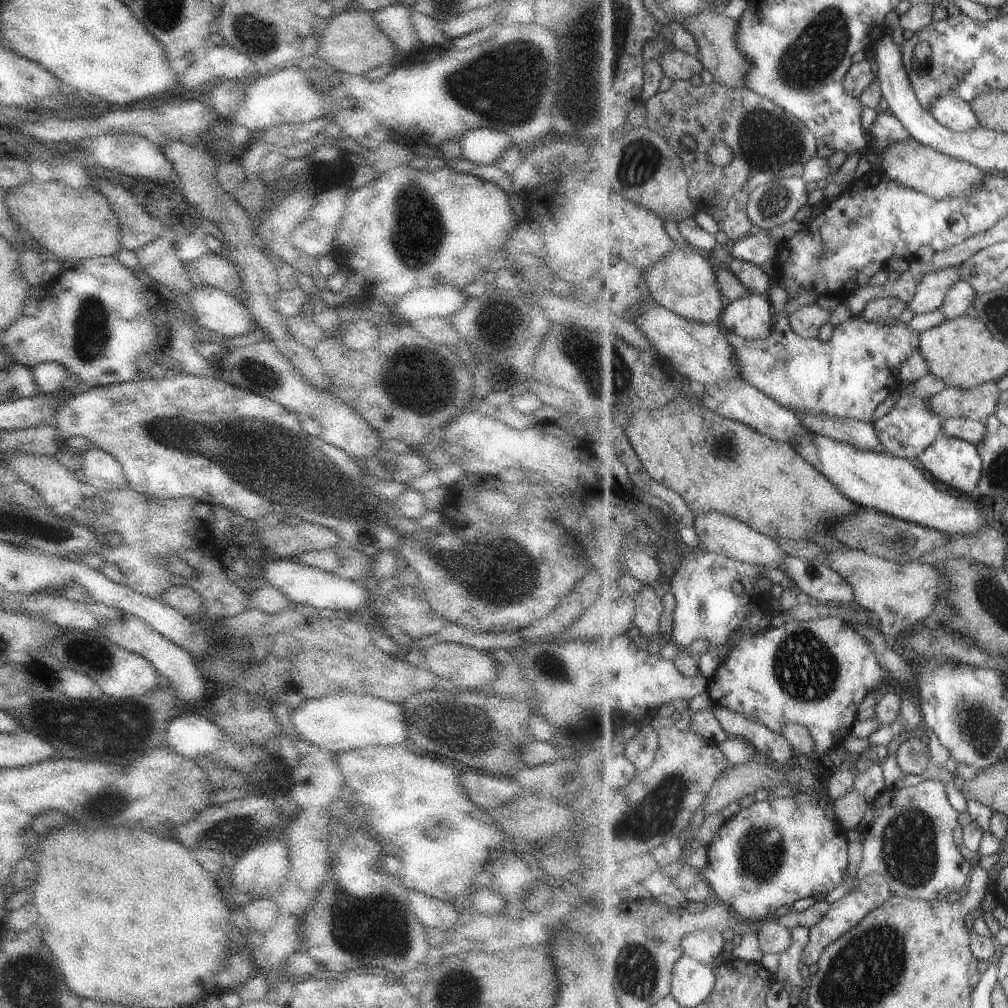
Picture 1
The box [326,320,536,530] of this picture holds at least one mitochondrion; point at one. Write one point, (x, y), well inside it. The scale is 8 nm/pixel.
(403, 383)

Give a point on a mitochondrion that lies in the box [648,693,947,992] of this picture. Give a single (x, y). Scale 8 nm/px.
(908, 843)

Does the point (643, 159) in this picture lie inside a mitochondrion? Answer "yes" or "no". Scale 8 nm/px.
yes

